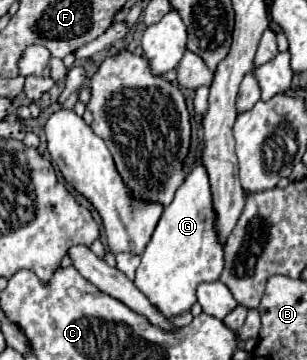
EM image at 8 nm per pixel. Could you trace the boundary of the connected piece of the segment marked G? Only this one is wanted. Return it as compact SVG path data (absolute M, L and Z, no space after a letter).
M198 87L194 95L194 119L198 123L196 161L190 173L184 177L182 185L176 189L172 203L164 209L150 243L142 253L142 263L136 269L136 279L134 279L134 285L166 317L190 311L190 307L196 303L194 291L198 283L216 281L218 275L222 273L222 263L224 263L224 251L214 231L214 207L212 207L208 173L202 163L202 151L204 151L202 119L206 111L208 111L208 87Z

